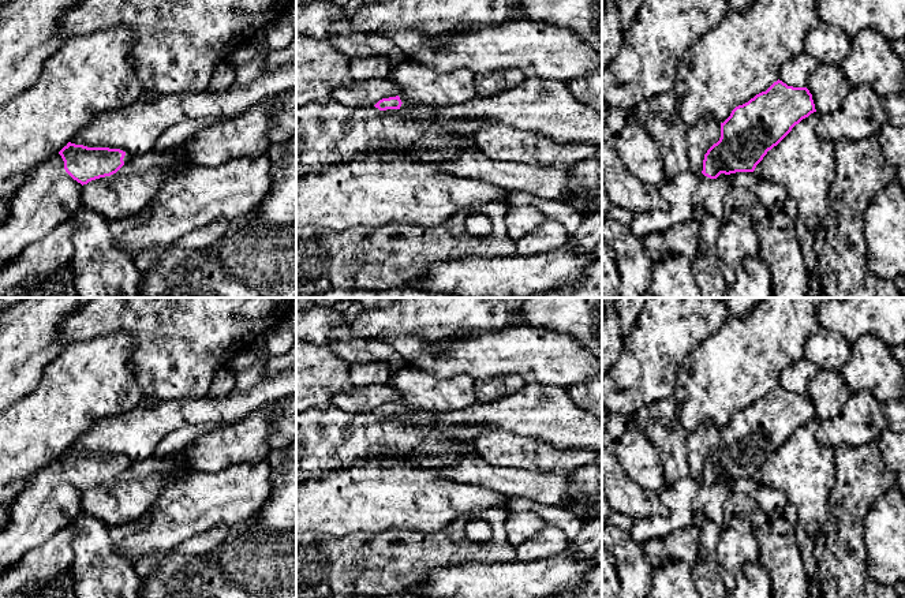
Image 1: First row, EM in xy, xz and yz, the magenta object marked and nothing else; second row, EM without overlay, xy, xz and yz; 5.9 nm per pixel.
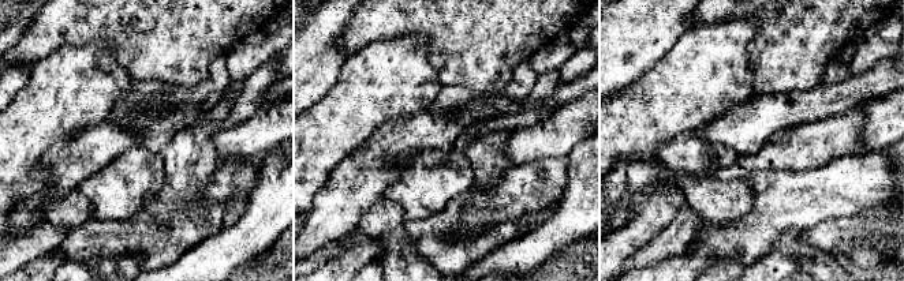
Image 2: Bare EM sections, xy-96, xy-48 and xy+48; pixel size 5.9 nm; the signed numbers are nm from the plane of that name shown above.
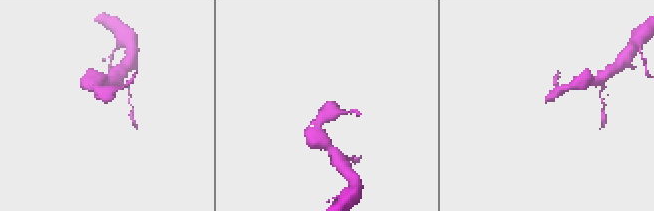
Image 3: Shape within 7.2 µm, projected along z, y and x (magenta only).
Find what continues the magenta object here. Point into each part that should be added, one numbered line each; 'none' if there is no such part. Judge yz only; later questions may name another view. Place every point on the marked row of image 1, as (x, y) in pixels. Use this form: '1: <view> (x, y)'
1: yz (688, 194)

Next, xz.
1: xz (419, 85)

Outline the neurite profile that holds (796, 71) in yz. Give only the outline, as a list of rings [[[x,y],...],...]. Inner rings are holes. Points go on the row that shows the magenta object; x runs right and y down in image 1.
[[[803,52],[788,59],[779,68],[779,81],[793,87],[807,87],[809,76],[818,68],[819,61]]]

